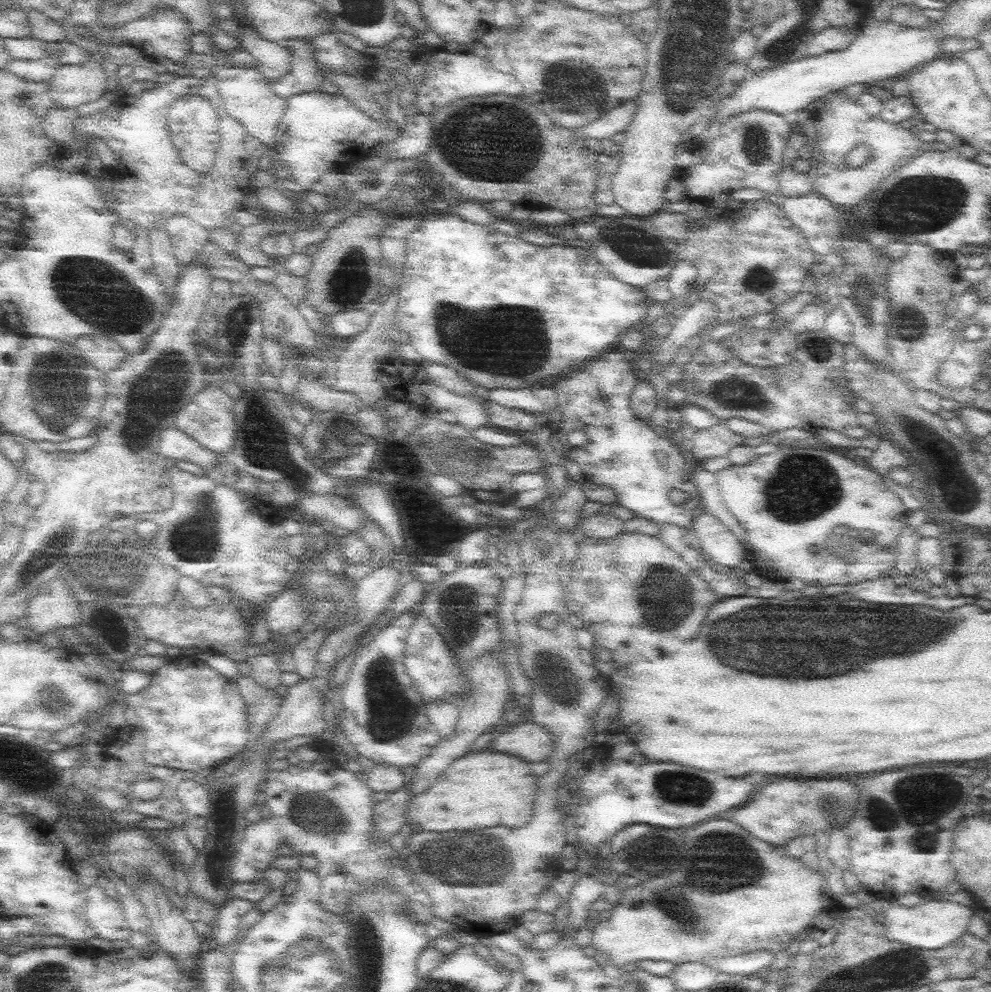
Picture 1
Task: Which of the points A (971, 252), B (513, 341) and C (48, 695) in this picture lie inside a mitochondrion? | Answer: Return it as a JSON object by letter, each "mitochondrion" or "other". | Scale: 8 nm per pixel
{"A":"other","B":"mitochondrion","C":"mitochondrion"}

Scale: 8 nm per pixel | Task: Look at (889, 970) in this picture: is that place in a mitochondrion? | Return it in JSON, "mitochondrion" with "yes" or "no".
{"mitochondrion":"yes"}

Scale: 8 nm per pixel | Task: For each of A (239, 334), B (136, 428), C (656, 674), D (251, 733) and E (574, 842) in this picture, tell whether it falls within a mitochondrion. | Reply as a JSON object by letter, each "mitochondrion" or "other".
{"A":"other","B":"mitochondrion","C":"other","D":"other","E":"other"}

